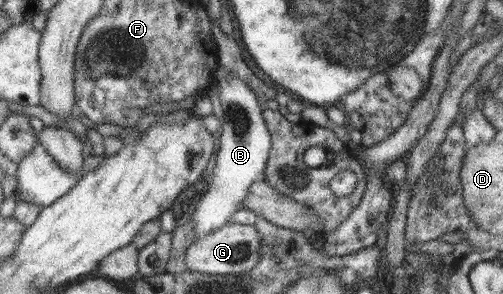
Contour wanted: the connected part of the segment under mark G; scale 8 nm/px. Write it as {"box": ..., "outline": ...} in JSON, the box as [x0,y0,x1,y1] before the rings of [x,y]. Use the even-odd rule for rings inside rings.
{"box":[184,222,261,275],"outline":[[[229,222],[205,237],[193,241],[185,251],[184,265],[188,271],[208,275],[240,275],[250,271],[259,262],[261,239],[253,225]]]}

